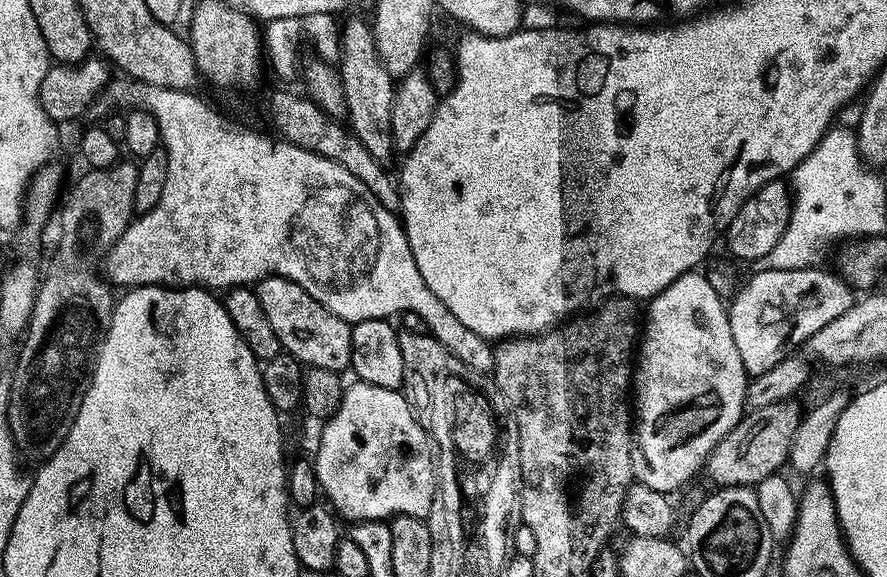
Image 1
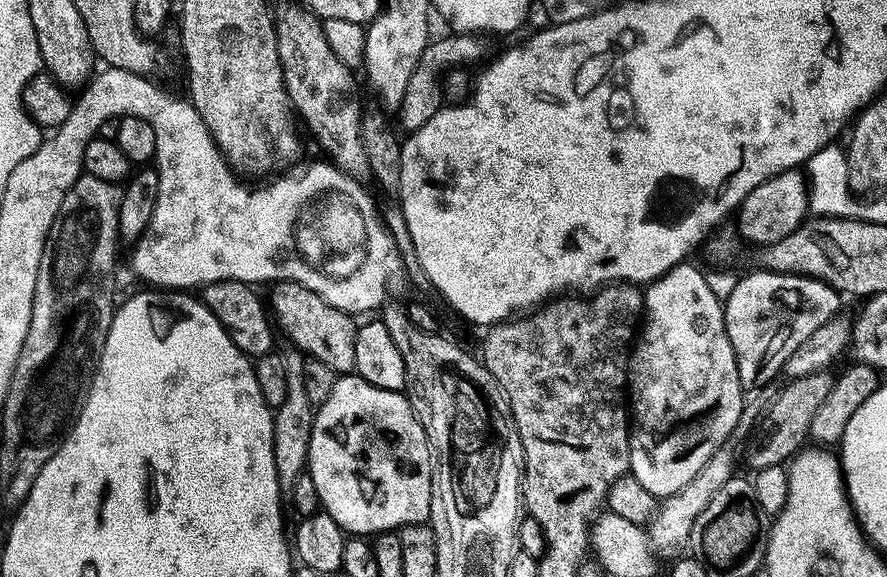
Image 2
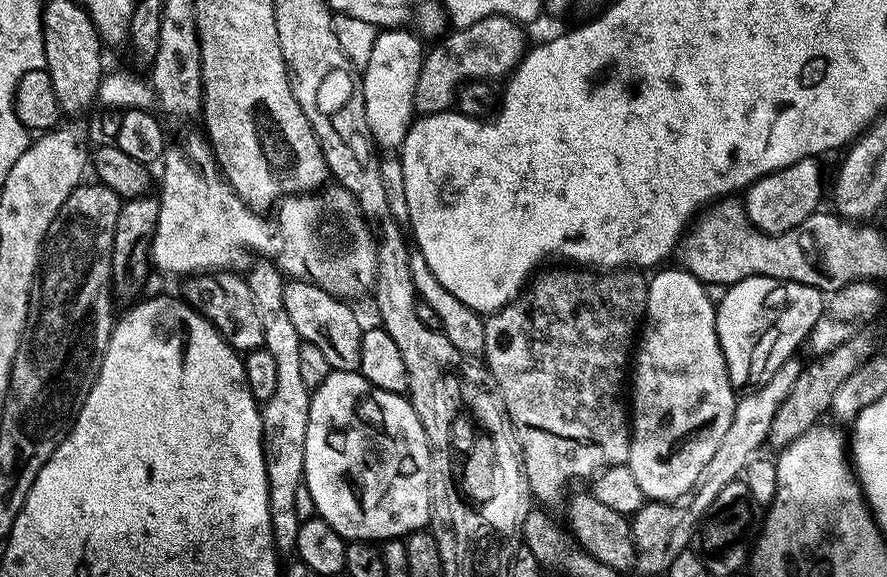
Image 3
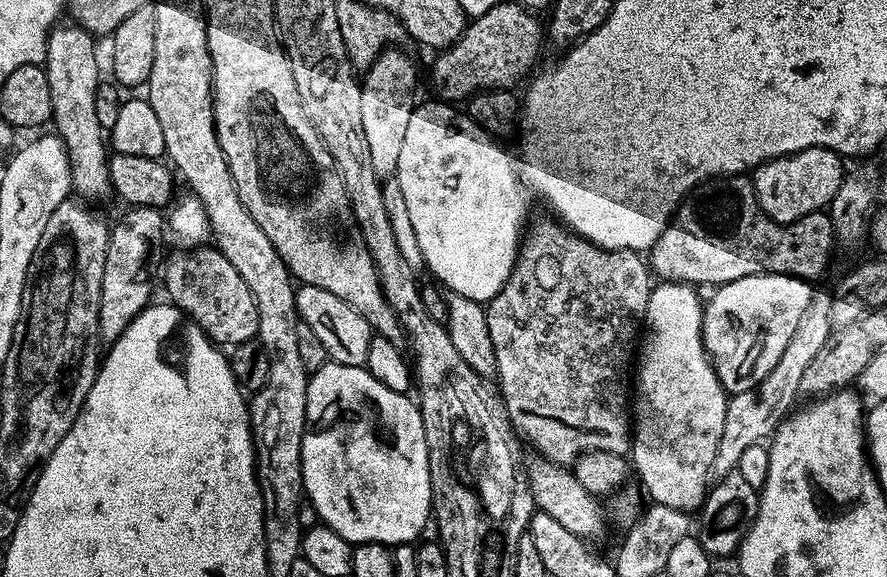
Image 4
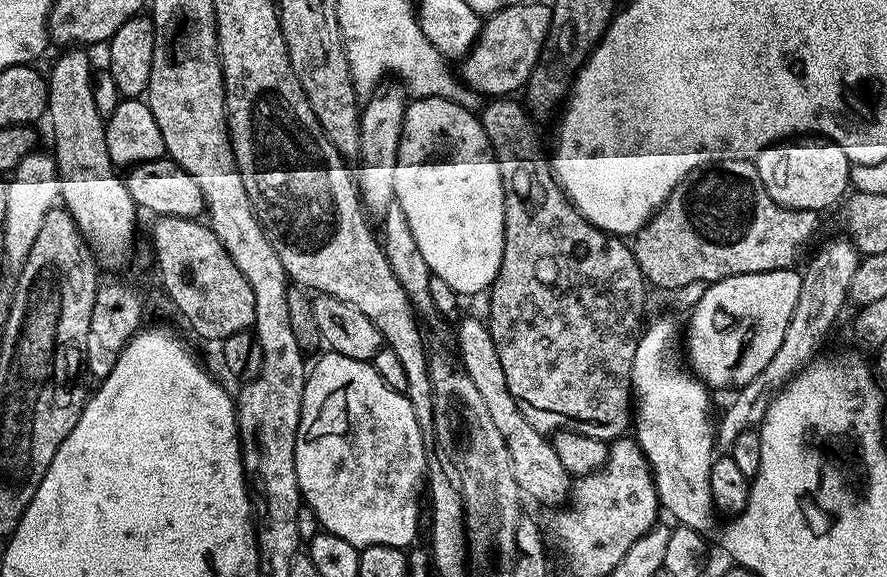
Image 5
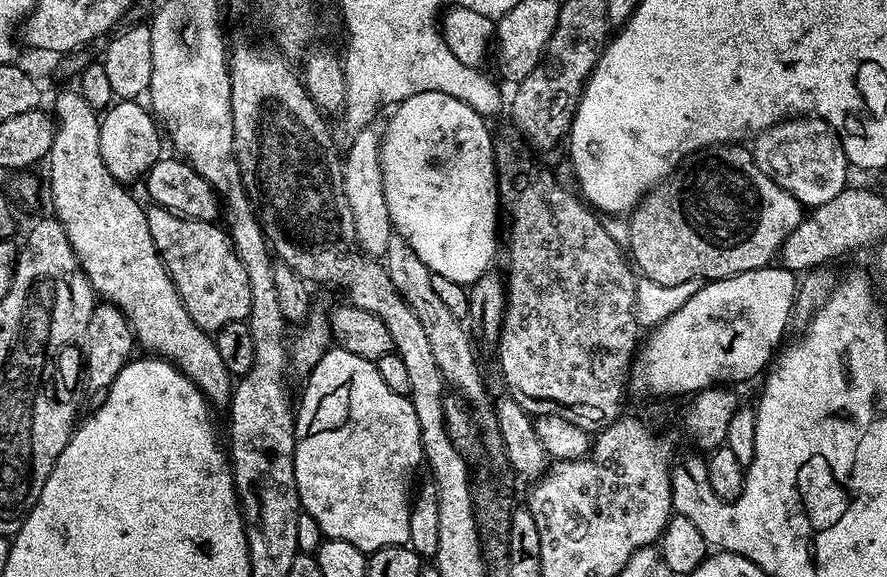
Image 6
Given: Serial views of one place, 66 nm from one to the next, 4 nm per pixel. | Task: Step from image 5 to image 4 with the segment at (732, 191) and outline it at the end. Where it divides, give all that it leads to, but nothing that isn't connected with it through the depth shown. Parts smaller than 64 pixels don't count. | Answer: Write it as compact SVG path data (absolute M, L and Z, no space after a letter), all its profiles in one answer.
M741 174L705 183L685 196L672 223L666 226L666 230L662 230L658 242L650 250L650 268L661 281L693 286L719 286L738 278L760 276L763 272L797 276L800 280L816 282L832 260L832 248L832 219L827 211L811 212L789 224L774 222L762 210L751 179Z

